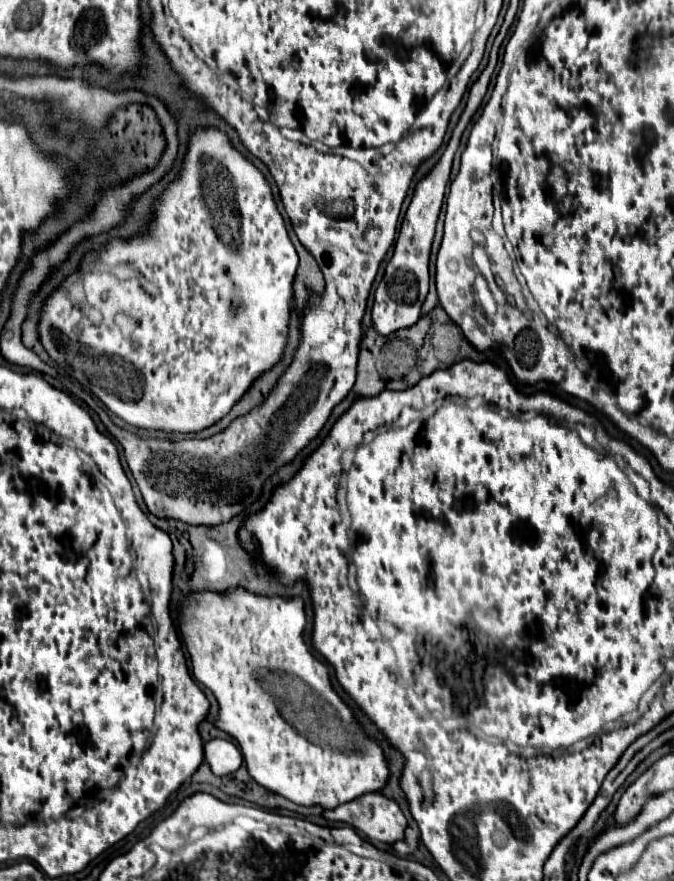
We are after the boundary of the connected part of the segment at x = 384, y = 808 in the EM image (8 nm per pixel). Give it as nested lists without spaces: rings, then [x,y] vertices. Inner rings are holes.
[[[380,793],[362,795],[352,803],[336,807],[334,811],[324,811],[324,817],[332,821],[344,821],[374,841],[396,843],[404,839],[404,813],[400,811],[396,801]]]

